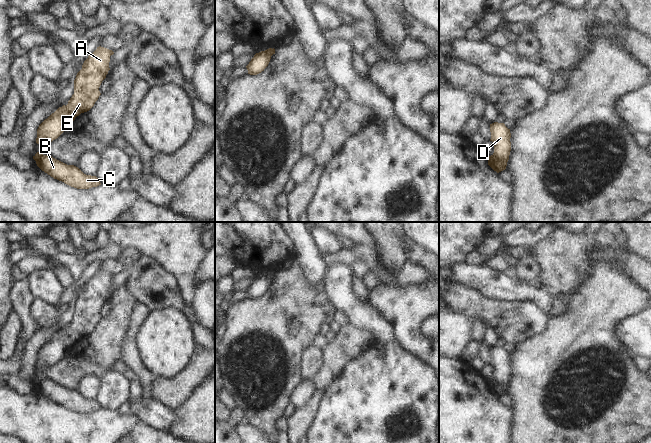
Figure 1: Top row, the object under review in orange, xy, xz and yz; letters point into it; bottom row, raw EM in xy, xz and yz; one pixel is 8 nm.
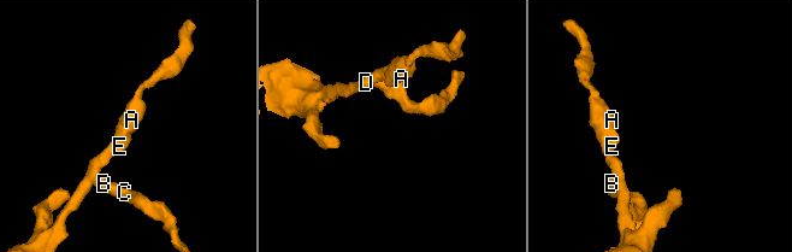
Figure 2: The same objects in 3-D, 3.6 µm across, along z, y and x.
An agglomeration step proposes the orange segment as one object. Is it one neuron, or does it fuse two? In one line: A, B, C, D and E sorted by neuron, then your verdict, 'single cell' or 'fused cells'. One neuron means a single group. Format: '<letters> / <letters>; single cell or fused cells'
A D E / B C; fused cells

